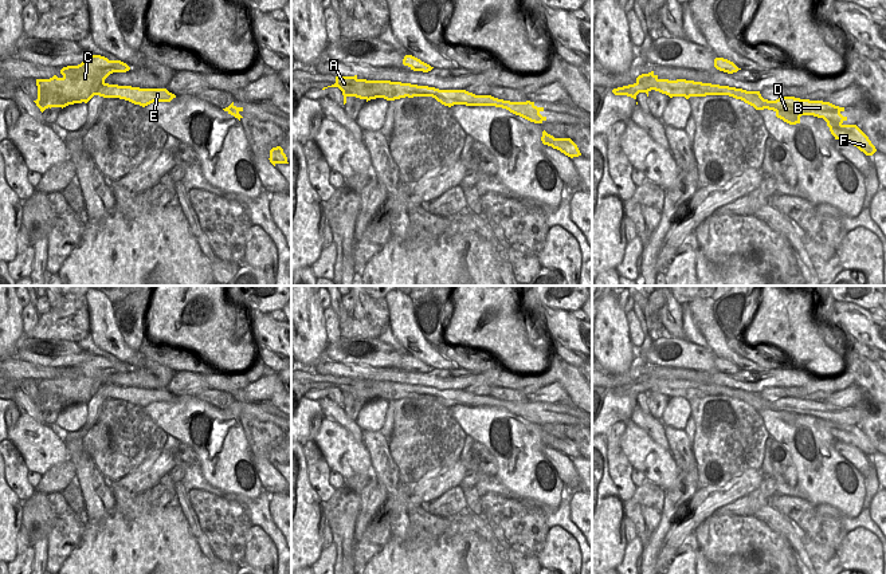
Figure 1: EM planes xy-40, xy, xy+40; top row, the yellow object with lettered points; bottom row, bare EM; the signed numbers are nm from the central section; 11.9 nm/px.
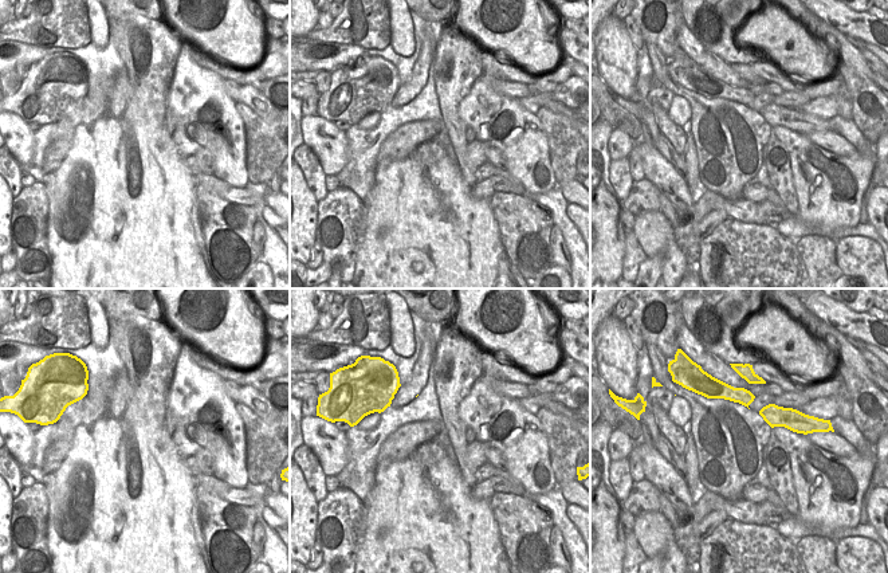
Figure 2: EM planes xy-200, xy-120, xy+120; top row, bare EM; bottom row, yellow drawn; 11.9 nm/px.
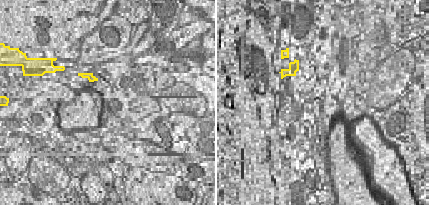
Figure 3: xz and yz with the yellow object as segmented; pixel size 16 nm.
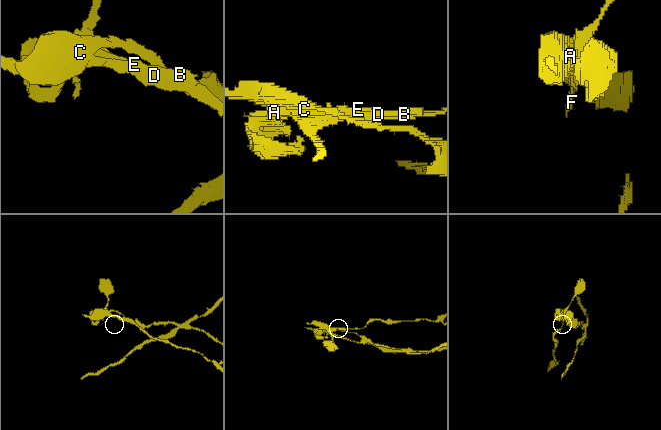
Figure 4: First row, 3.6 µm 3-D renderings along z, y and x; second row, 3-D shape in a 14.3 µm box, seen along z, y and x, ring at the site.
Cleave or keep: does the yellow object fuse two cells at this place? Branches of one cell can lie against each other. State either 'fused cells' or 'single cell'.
fused cells

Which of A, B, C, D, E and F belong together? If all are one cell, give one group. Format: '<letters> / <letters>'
A C / B D E F

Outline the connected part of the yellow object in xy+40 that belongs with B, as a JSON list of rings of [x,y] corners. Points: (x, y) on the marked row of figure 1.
[[[717,86],[717,95],[729,95],[741,99],[756,110],[773,110],[777,118],[789,125],[800,123],[801,115],[823,118],[835,139],[856,146],[866,156],[873,156],[877,152],[869,137],[856,125],[843,123],[847,121],[847,117],[840,114],[844,111],[844,107],[835,106],[830,102],[800,99],[795,97],[783,97],[776,101],[768,101],[761,97],[760,91]]]

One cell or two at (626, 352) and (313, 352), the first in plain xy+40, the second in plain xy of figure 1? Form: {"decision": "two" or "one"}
{"decision": "one"}

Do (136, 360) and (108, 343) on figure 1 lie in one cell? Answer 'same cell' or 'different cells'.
same cell

